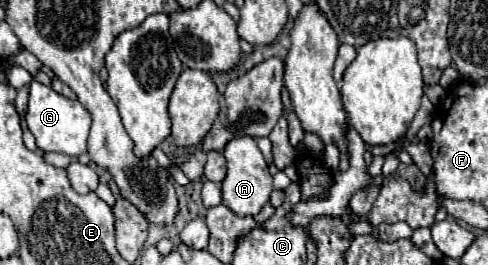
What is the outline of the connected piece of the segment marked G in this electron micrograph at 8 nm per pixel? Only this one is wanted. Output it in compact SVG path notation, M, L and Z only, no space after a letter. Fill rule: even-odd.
M36 78L30 82L28 108L26 108L24 120L26 120L28 130L34 134L38 148L42 148L44 152L62 152L72 158L86 152L86 138L90 130L88 110L78 100L70 100L54 92L50 86L40 84Z

